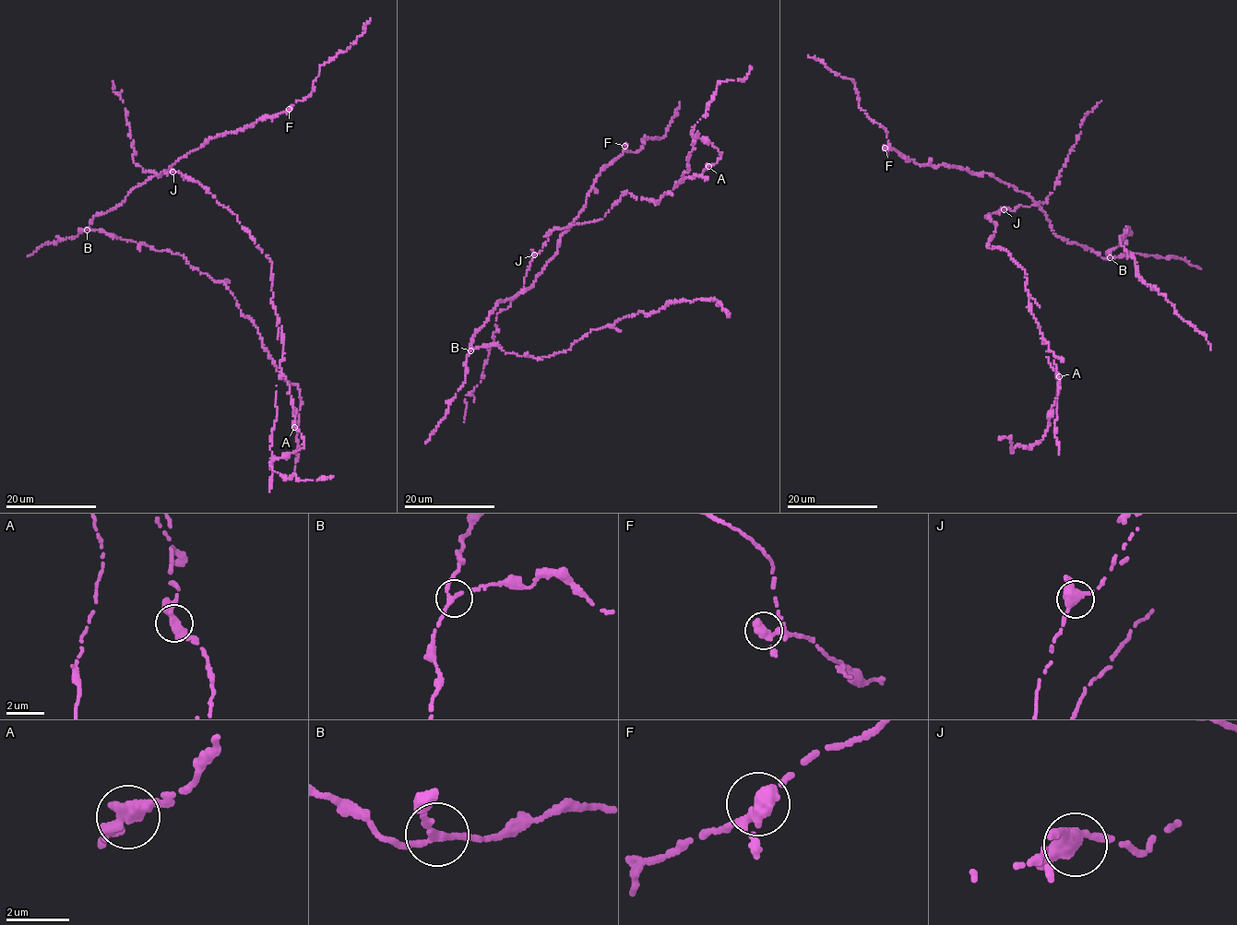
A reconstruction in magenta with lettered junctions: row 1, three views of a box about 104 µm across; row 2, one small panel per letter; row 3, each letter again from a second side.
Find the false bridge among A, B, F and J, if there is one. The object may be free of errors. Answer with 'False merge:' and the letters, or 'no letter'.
False merge: no letter

